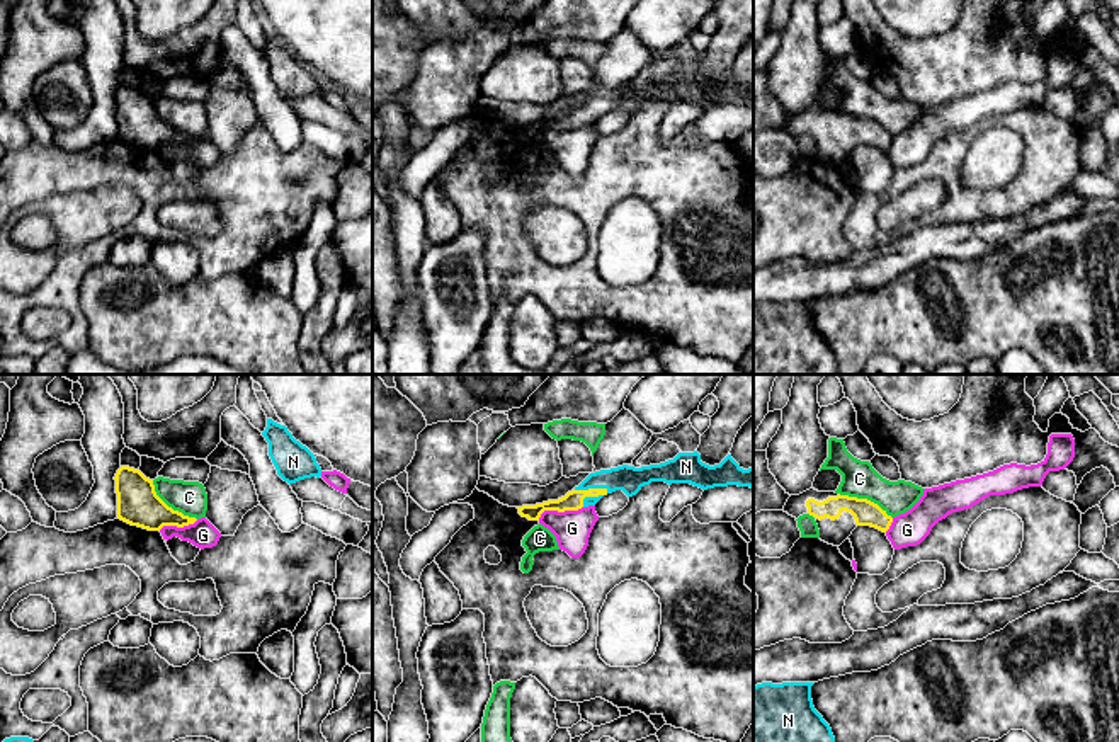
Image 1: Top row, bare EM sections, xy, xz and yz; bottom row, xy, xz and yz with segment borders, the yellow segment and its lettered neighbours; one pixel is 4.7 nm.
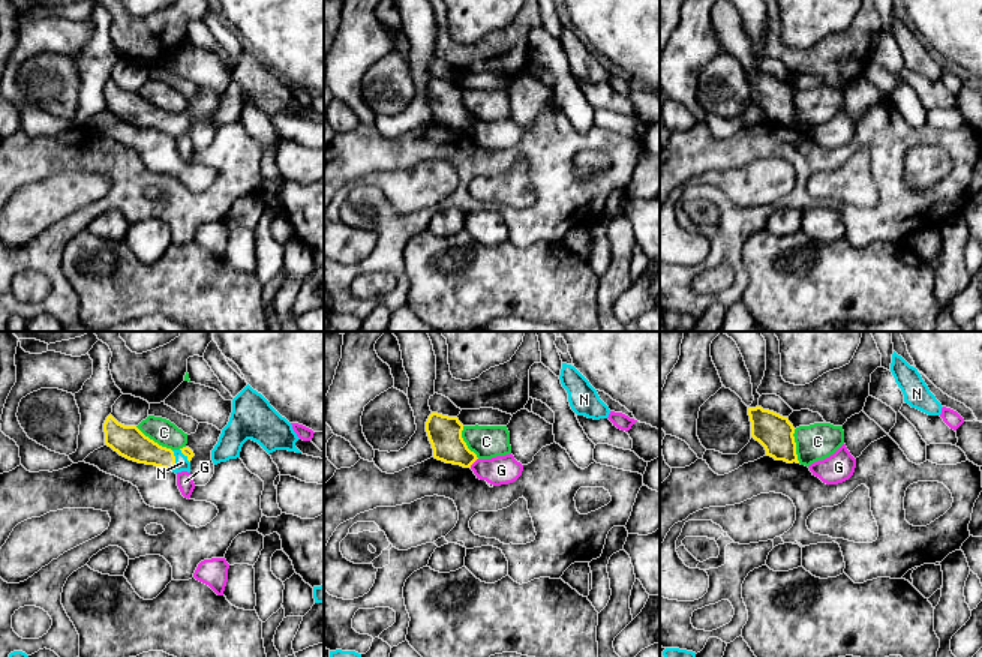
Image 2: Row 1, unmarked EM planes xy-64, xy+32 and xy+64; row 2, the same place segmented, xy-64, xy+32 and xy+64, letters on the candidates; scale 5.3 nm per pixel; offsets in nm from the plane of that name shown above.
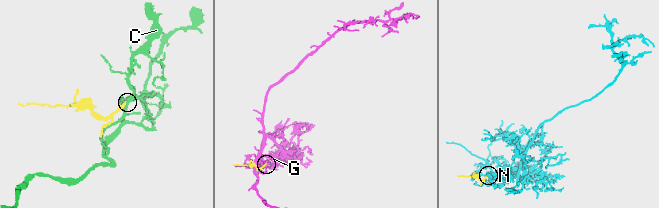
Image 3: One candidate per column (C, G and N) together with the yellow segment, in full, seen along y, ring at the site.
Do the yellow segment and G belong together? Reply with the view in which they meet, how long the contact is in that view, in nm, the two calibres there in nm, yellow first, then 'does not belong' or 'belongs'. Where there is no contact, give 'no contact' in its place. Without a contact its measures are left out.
contact in xz; length 220 nm; calibres 90 and 180 nm; does not belong

